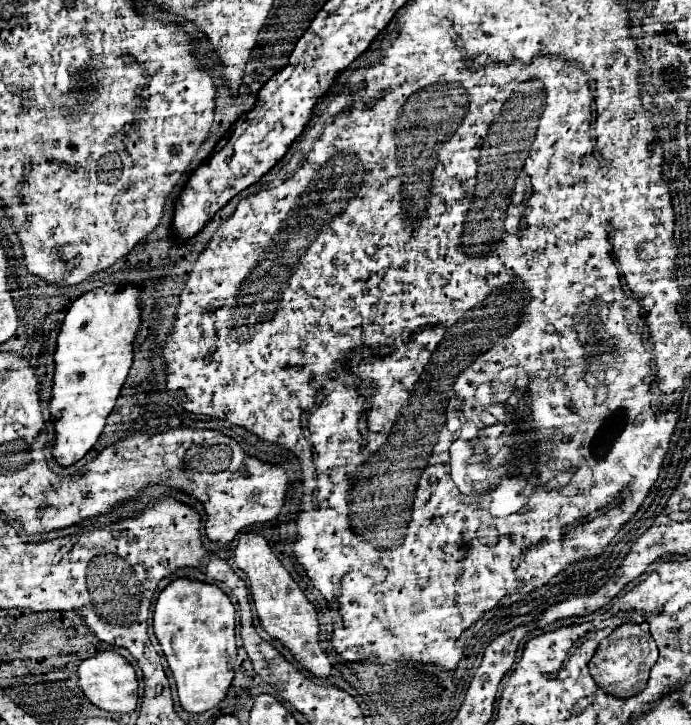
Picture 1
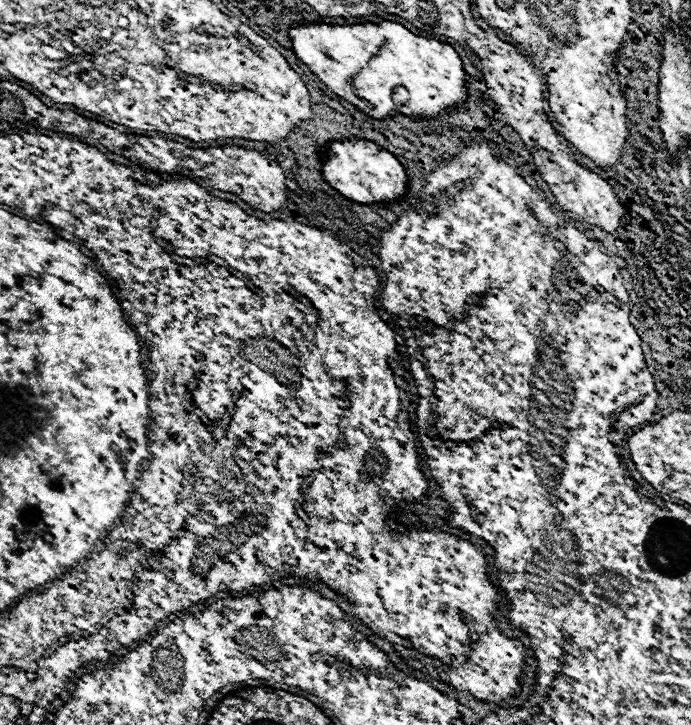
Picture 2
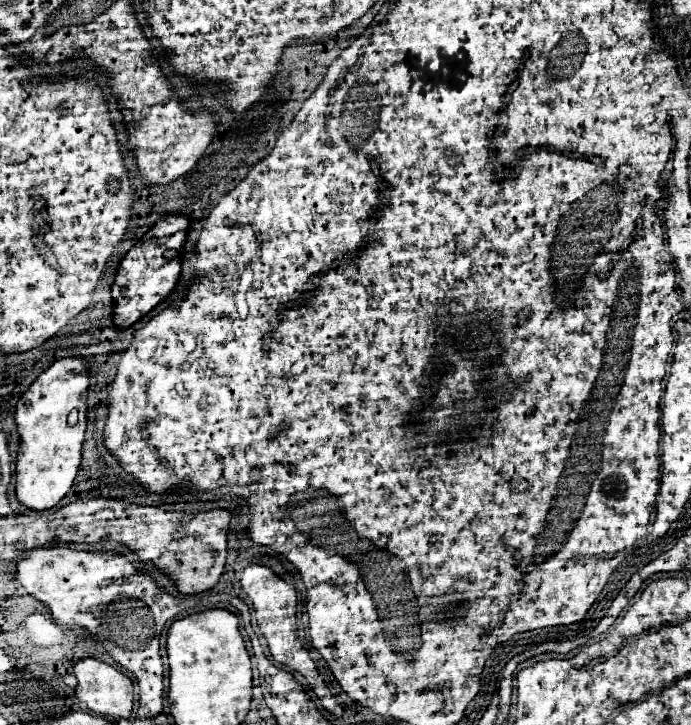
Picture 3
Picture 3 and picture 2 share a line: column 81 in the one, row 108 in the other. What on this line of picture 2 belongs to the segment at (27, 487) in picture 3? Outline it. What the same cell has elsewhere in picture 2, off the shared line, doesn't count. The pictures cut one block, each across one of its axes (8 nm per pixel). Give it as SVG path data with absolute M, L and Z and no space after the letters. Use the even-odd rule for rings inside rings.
M296 24L290 28L290 38L296 56L334 94L376 120L386 120L396 114L430 114L430 118L436 118L448 108L466 104L466 72L458 52L450 44L416 36L402 24ZM398 88L408 92L404 106L394 102Z

